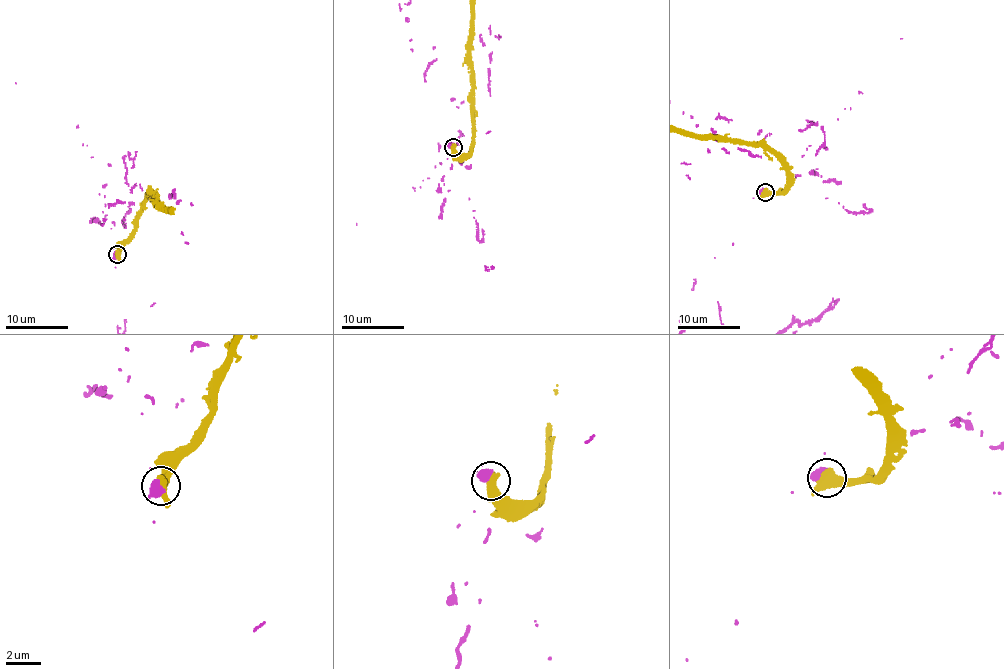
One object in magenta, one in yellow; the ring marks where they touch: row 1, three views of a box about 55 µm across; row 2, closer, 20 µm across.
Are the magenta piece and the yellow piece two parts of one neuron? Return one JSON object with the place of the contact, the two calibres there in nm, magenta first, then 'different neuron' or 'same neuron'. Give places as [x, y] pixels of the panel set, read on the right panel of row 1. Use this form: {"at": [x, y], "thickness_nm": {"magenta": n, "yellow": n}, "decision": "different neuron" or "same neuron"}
{"at": [765, 192], "thickness_nm": {"magenta": 550, "yellow": 480}, "decision": "different neuron"}

